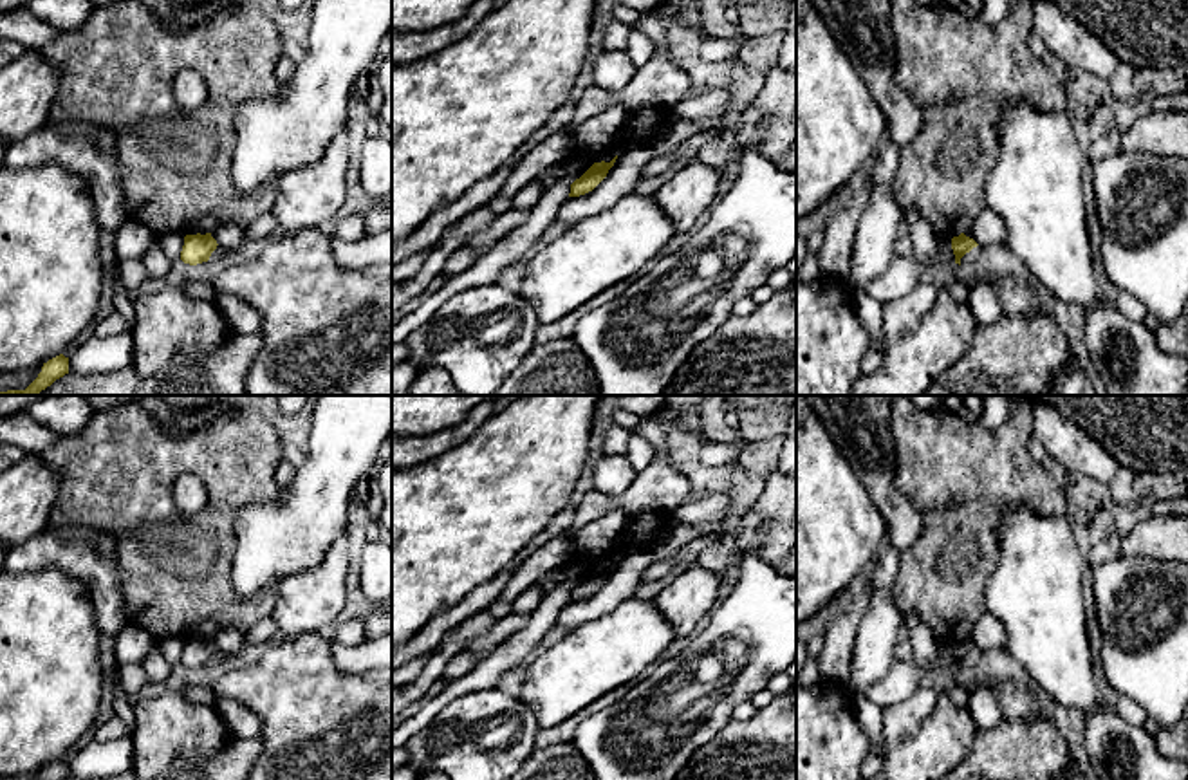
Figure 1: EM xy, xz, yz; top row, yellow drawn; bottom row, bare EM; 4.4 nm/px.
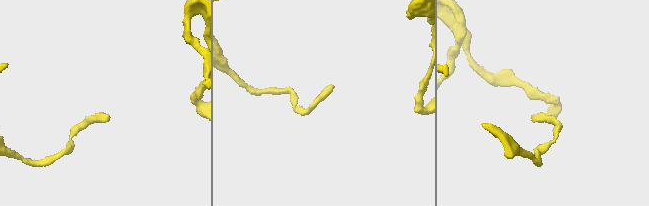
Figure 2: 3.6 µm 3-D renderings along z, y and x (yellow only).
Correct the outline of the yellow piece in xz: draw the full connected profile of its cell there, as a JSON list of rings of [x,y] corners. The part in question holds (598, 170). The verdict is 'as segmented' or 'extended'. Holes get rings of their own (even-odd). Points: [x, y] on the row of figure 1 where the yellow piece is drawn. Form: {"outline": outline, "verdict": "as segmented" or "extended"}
{"outline": [[[617,155],[610,162],[594,162],[580,179],[571,184],[569,197],[580,197],[592,191],[607,177],[616,159]]], "verdict": "as segmented"}

